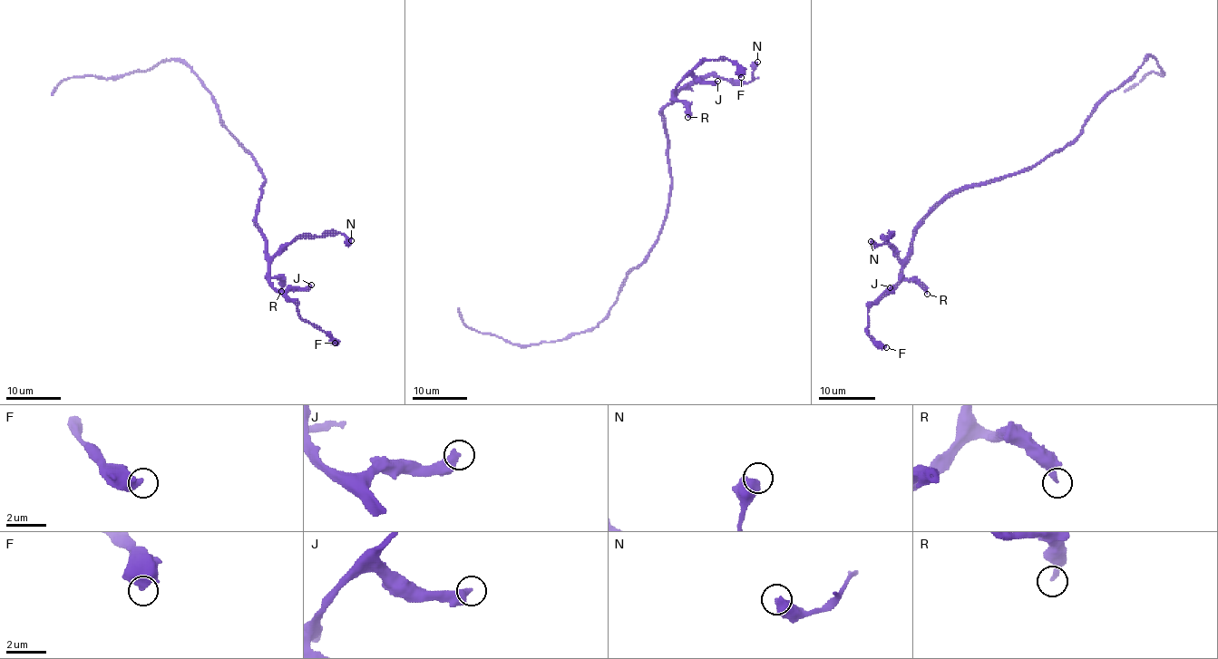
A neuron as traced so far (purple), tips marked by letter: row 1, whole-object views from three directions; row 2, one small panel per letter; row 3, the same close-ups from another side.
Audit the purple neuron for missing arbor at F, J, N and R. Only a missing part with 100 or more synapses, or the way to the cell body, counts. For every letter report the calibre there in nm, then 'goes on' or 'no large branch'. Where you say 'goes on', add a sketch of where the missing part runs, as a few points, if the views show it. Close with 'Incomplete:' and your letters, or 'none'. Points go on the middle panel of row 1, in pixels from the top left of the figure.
F: 650 nm | no large branch
J: 400 nm | no large branch
N: 600 nm | no large branch
R: 240 nm | no large branch
Incomplete: none

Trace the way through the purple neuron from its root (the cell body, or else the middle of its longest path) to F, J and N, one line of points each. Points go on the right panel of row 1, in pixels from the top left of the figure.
F: (1045, 157), (1017, 172), (952, 190), (922, 220), (911, 243), (902, 279), (867, 313), (867, 334), (886, 347)
J: (1045, 157), (1017, 172), (952, 190), (922, 220), (911, 243), (902, 279), (884, 294), (890, 292), (890, 287)
N: (1045, 157), (1017, 172), (952, 190), (922, 220), (902, 259), (884, 238), (891, 234), (881, 244), (871, 241)

